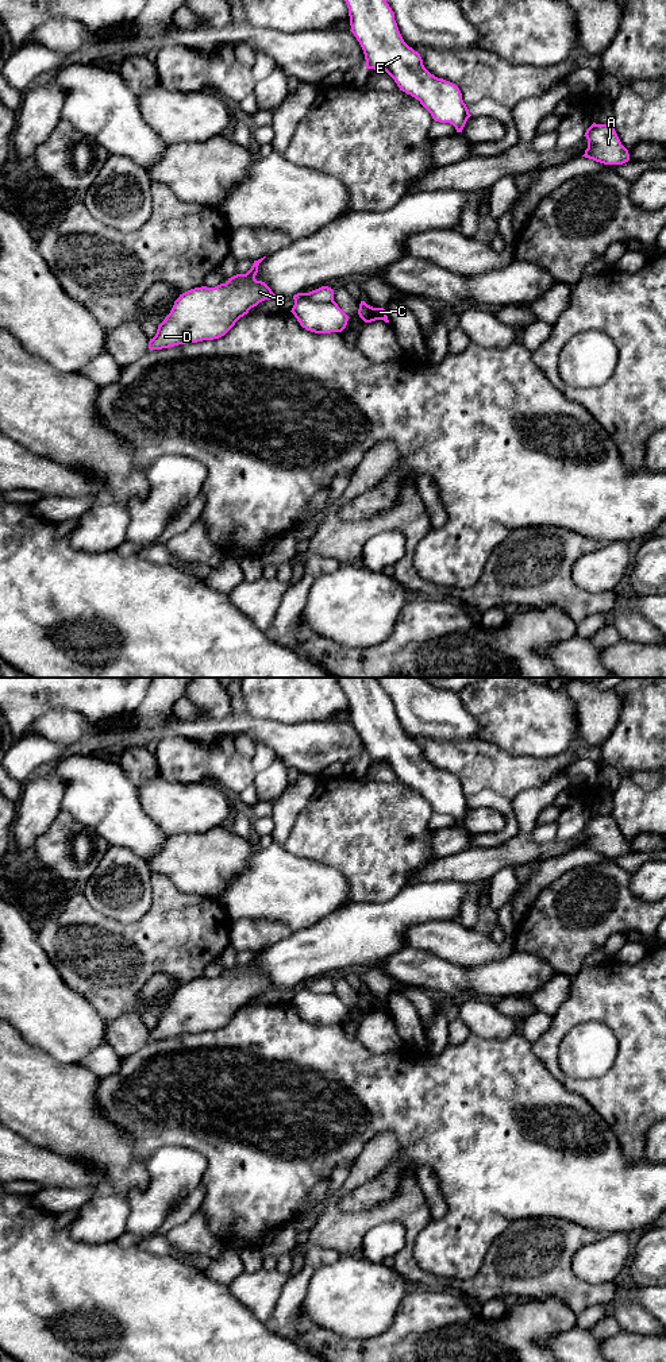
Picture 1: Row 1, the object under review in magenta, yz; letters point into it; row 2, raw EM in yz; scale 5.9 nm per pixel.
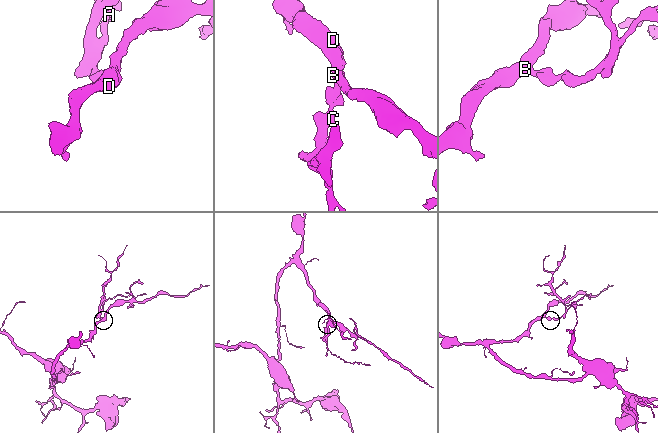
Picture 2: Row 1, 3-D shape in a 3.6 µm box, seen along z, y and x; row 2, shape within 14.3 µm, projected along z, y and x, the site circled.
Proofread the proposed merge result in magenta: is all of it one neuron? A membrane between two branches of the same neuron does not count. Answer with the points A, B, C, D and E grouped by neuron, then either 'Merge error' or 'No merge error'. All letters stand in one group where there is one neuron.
Groups: A C E / B D. Merge error

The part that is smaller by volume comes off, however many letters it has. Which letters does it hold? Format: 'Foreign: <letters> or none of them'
Foreign: A, C, E

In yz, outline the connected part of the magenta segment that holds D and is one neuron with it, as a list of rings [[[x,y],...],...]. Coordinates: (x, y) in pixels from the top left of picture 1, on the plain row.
[[[266,948],[254,952],[246,965],[236,965],[228,969],[226,975],[215,979],[195,979],[180,985],[170,1004],[158,1016],[155,1027],[150,1030],[149,1039],[162,1041],[185,1034],[219,1030],[224,1027],[240,1008],[247,1006],[251,999],[265,991],[277,988],[265,973],[255,971],[258,957],[265,949]]]

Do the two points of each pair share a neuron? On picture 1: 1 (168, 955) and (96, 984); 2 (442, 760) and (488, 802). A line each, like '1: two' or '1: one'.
1: one
2: two

